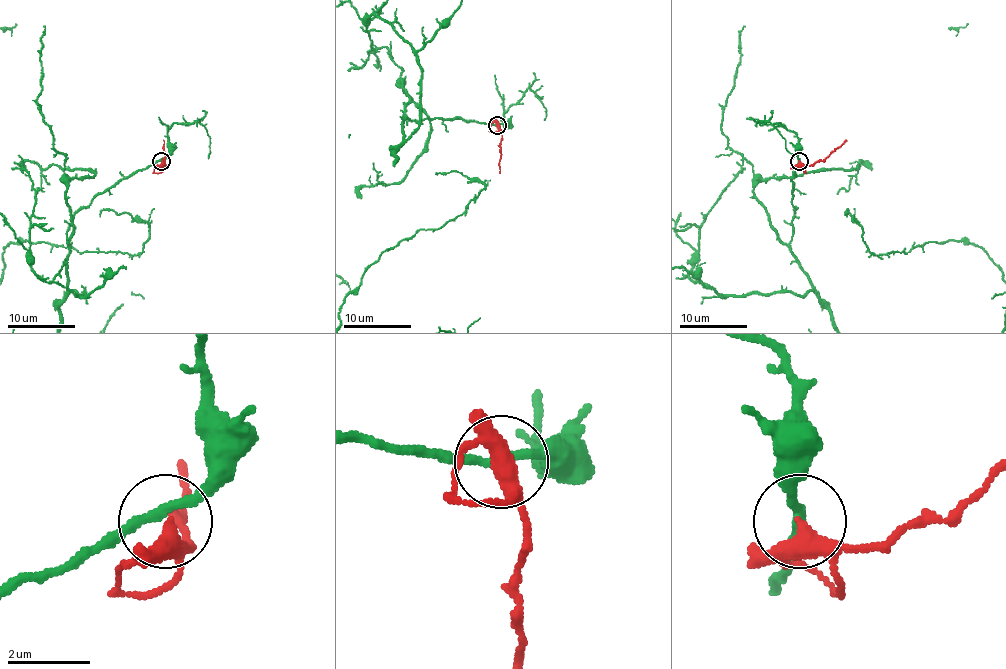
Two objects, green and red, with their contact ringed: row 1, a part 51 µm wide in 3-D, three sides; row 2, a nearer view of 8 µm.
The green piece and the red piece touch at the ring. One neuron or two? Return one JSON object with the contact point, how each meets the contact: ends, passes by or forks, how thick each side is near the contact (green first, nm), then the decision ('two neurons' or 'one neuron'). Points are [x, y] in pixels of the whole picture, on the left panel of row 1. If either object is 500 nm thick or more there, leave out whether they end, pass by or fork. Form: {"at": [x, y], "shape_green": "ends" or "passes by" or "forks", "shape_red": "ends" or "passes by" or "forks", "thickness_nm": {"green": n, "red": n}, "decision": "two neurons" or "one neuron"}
{"at": [161, 161], "shape_green": "passes by", "shape_red": "passes by", "thickness_nm": {"green": 240, "red": 380}, "decision": "two neurons"}

